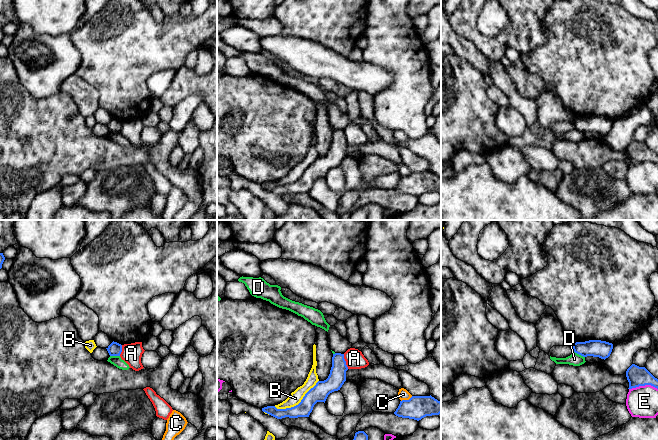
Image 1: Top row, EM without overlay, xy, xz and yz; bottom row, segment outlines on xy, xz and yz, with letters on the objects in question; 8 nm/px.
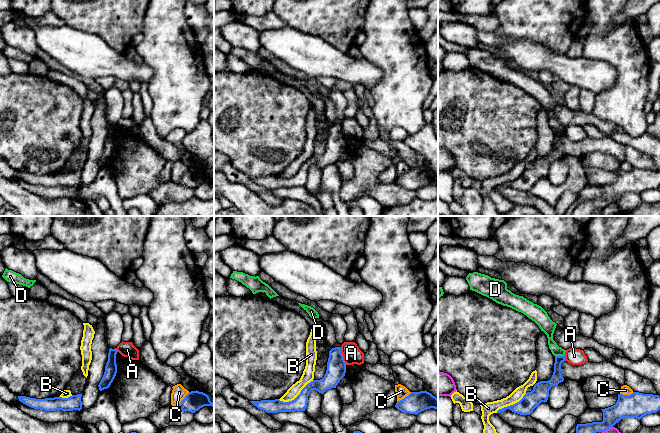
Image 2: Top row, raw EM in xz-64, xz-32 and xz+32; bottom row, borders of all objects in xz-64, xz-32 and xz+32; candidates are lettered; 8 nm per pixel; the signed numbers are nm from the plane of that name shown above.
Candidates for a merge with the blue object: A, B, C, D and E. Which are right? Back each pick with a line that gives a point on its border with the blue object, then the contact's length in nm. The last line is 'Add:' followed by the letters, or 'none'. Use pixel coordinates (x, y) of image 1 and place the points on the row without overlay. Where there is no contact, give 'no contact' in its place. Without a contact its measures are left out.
Add: none

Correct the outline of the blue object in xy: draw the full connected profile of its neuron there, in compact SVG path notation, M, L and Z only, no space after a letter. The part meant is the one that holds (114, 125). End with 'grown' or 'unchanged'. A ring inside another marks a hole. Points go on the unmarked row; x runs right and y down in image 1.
M113 117L106 125L110 132L120 132L122 121Z | unchanged

